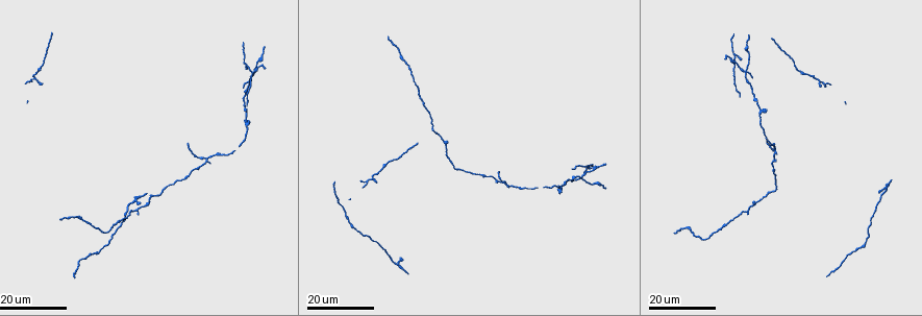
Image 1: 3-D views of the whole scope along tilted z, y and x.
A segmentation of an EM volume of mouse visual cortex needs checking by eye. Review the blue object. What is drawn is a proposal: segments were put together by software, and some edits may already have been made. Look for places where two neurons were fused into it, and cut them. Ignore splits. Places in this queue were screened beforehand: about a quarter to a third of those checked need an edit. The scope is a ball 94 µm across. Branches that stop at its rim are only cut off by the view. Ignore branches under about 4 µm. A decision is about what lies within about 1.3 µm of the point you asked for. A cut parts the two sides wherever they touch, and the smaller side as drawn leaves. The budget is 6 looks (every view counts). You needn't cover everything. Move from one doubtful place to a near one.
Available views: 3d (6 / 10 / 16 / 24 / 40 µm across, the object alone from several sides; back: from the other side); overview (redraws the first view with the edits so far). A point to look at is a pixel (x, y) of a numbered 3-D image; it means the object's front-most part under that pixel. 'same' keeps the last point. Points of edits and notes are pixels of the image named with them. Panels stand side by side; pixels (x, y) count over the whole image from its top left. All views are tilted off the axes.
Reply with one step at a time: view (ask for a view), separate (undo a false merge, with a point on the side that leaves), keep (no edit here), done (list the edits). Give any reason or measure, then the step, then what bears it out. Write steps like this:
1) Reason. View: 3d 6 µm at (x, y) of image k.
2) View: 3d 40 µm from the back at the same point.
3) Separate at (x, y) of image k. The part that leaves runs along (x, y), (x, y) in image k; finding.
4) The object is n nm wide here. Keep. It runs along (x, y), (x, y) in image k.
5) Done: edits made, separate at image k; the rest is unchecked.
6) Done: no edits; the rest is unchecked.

Four-way junction. View: 3d 24 µm at (775, 149) of image 1.

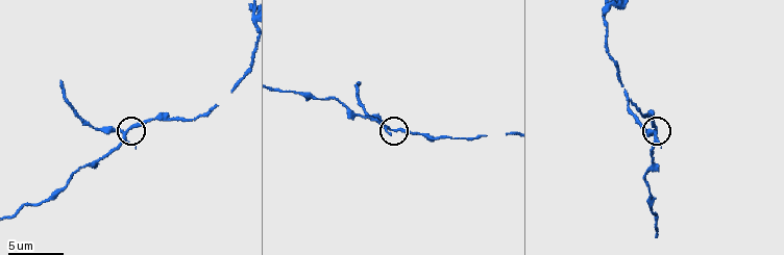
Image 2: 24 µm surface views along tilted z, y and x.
Closer look. View: 3d 10 µm at (655, 131) of image 2.

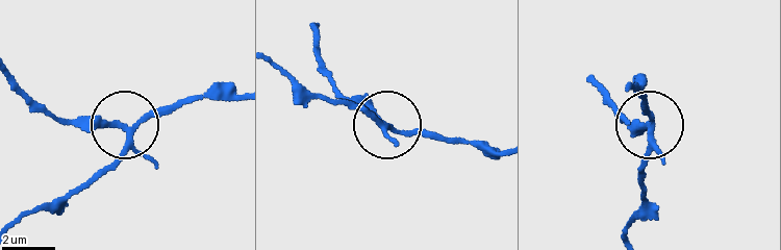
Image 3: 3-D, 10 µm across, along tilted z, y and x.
The side arm is 9 µm long. Separate at (90, 129) of image 3. The part that leaves runs along (129, 136), (109, 125), (69, 122), (10, 74) in image 3; two neurons meet here.

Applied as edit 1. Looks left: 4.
Four or more arms meet. View: 3d 24 µm at (579, 179) of image 1.

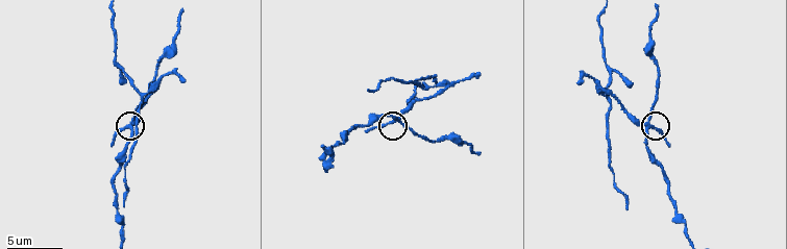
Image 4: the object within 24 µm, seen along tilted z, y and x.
Closer look. View: 3d 6 µm at (645, 124) of image 4.

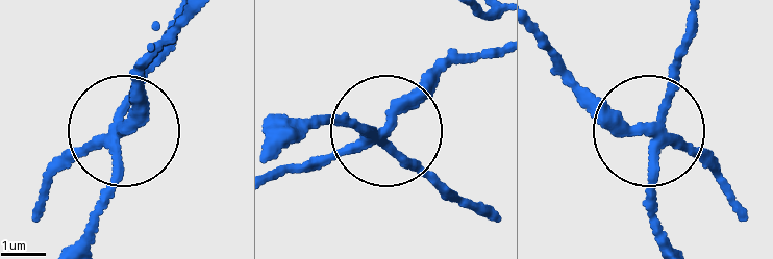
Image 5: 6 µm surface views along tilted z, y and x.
4 arms meet here. Separate at (68, 167) of image 5. Two neurons meet here.

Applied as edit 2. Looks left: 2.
Thick turns thin. View: 3d 16 µm at (760, 108) of image 1.

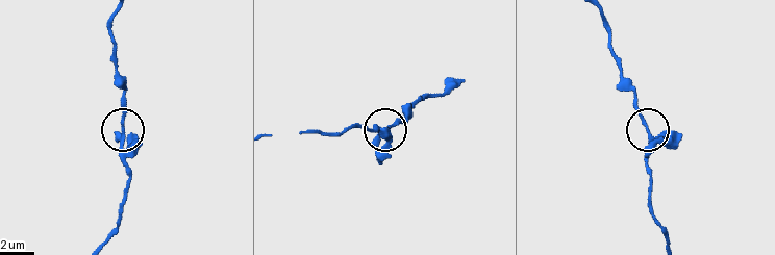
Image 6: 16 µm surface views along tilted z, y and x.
View: 3d 6 µm at (652, 138) of image 6.

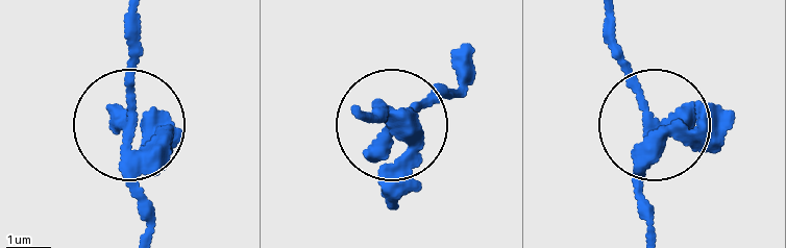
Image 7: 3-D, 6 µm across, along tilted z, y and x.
4 arms meet here. Keep. Continuous, no second neuron.

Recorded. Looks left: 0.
Done: edits made, separate at image 3, separate at image 5; the rest is unchecked.

